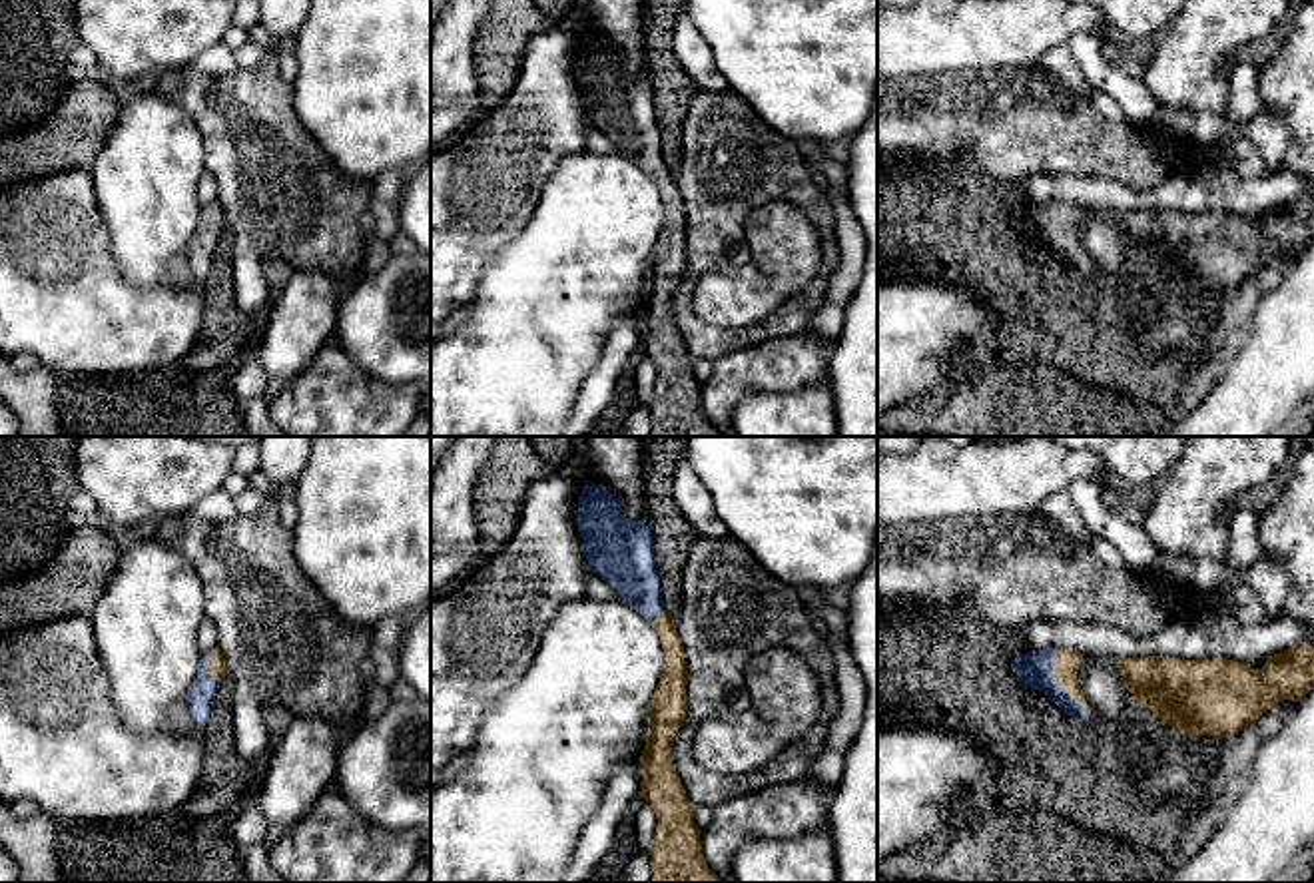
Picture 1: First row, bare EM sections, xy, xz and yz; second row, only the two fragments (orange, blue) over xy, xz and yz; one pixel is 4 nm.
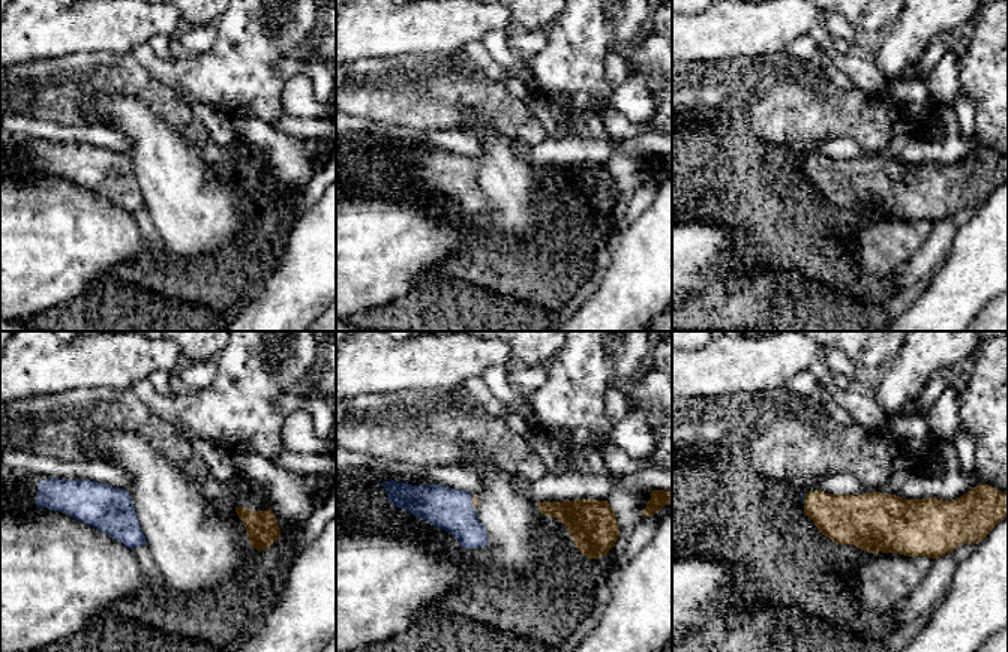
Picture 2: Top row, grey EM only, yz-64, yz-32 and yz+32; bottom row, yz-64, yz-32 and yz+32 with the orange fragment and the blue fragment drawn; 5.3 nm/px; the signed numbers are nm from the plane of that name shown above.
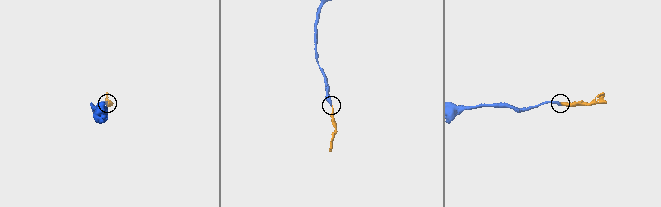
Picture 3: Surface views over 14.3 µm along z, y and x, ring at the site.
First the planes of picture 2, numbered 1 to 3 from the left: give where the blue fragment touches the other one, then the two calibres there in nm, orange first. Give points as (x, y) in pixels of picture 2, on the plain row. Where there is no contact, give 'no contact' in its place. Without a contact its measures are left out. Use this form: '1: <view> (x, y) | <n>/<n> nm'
1: no contact
2: yz-32 (473, 167) | 30/220 nm
3: yz+32 (804, 162) | 260/20 nm

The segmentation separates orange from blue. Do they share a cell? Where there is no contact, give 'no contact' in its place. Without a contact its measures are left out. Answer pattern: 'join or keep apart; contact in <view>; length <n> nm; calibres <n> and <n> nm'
join; contact in yz; length 280 nm; calibres 100 and 140 nm

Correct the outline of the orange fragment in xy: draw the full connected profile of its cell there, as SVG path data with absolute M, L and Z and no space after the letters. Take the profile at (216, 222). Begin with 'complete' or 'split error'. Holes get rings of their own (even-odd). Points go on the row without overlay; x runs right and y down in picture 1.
split error | M213 201L201 207L199 225L193 241L187 247L187 263L191 273L203 281L209 273L209 265L215 253L219 235L227 229L223 207Z

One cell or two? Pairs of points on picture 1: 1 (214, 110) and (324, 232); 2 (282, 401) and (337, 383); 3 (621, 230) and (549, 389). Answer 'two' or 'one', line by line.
1: one
2: one
3: one

